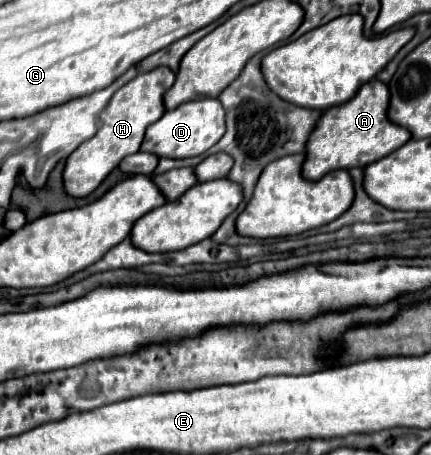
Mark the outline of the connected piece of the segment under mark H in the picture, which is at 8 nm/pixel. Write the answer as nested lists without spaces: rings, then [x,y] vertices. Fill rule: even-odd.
[[[159,66],[147,74],[139,74],[123,88],[119,88],[109,104],[103,108],[99,116],[99,132],[83,142],[65,164],[63,184],[69,196],[85,198],[89,196],[117,166],[125,156],[139,152],[147,126],[151,126],[159,116],[163,116],[163,94],[173,86],[175,74],[167,66]]]

